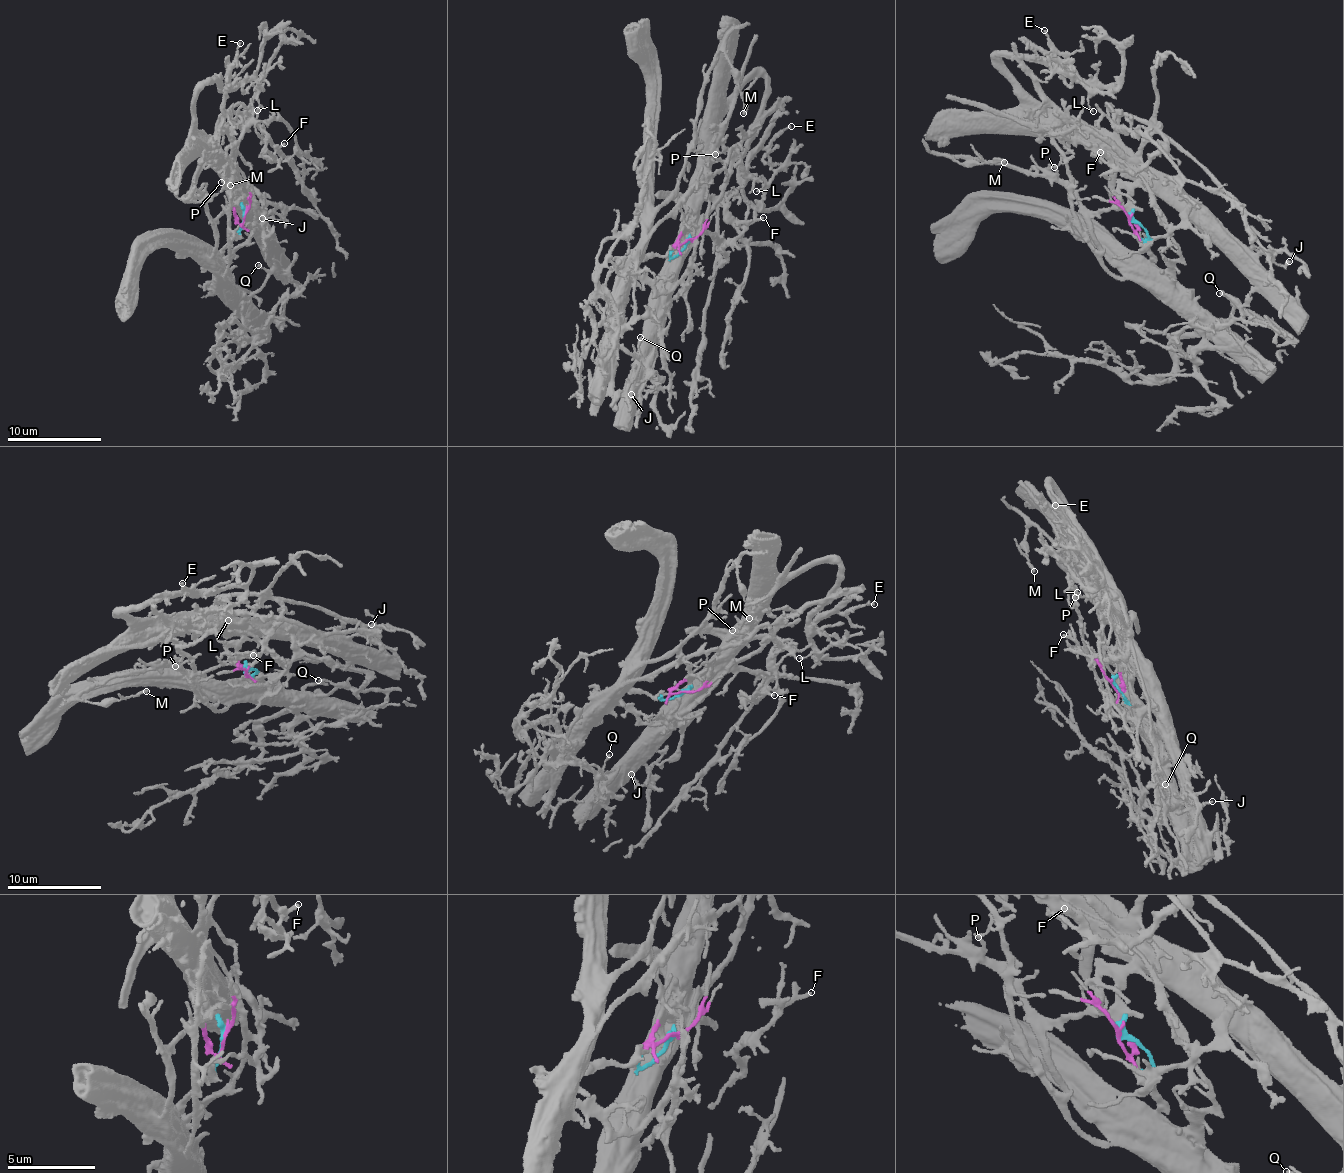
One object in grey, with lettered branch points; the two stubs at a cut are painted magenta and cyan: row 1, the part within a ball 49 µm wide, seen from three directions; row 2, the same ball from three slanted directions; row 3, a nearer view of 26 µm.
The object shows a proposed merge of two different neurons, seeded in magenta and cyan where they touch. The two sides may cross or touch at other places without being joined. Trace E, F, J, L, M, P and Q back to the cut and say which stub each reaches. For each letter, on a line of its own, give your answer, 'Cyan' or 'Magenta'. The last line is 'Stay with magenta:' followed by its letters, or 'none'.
E: Magenta
F: Magenta
J: Magenta
L: Magenta
M: Cyan
P: Cyan
Q: Cyan
Stay with magenta: E, F, J, L

